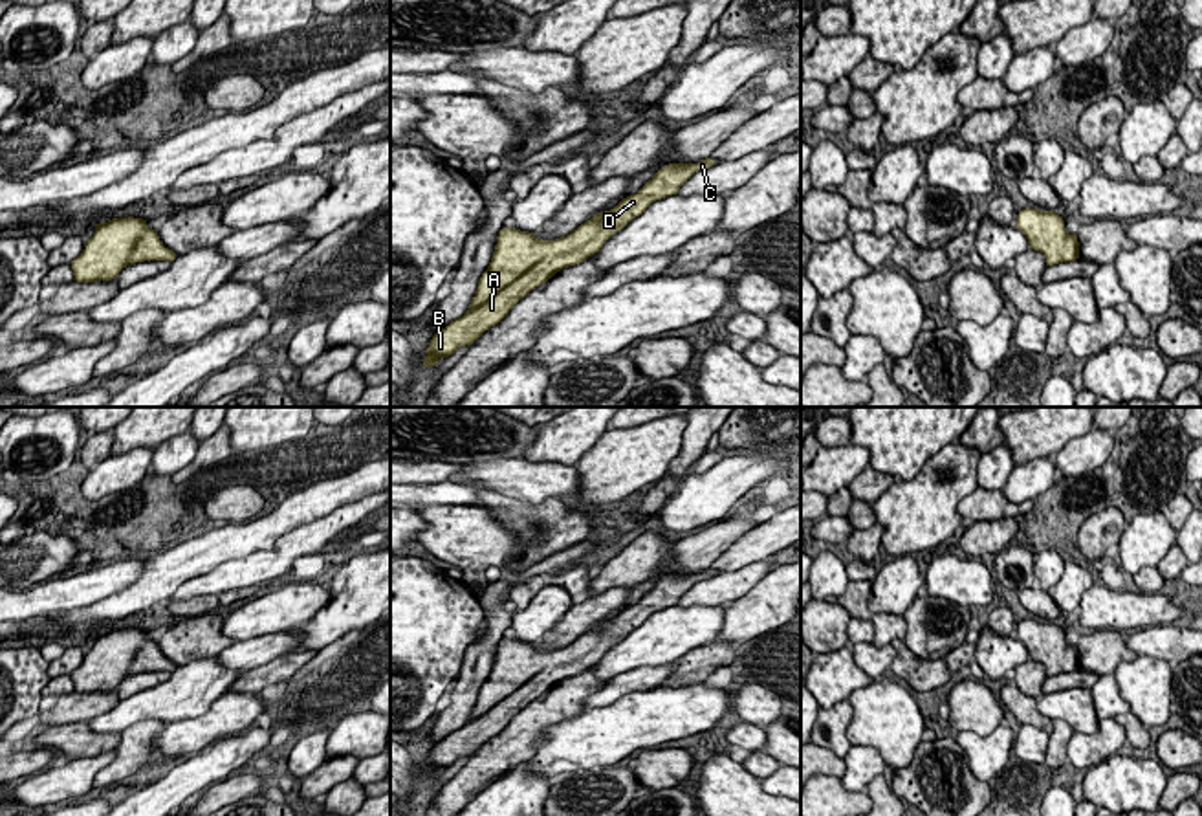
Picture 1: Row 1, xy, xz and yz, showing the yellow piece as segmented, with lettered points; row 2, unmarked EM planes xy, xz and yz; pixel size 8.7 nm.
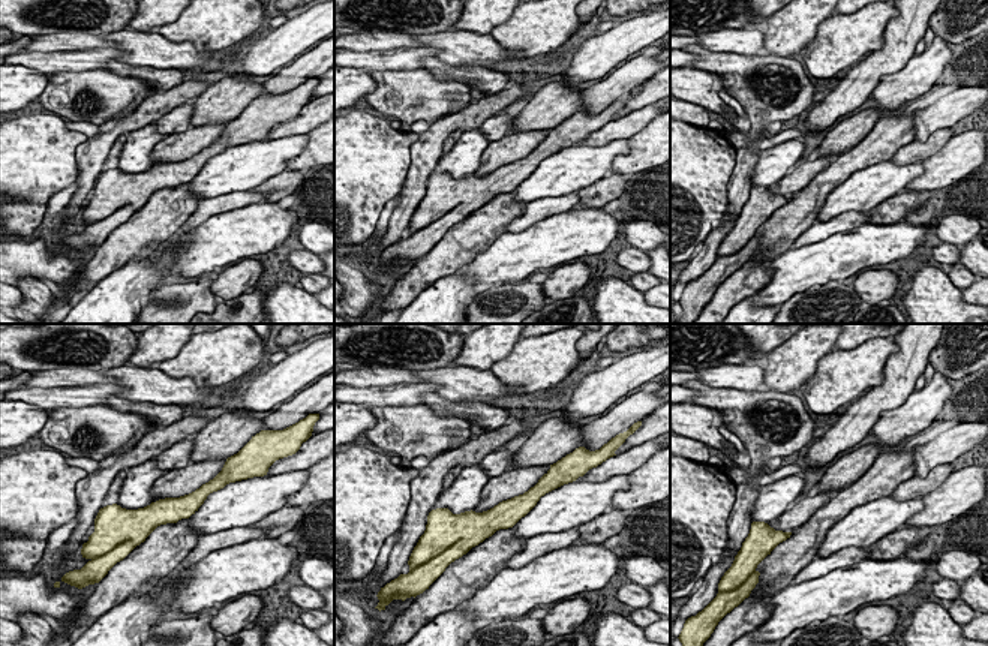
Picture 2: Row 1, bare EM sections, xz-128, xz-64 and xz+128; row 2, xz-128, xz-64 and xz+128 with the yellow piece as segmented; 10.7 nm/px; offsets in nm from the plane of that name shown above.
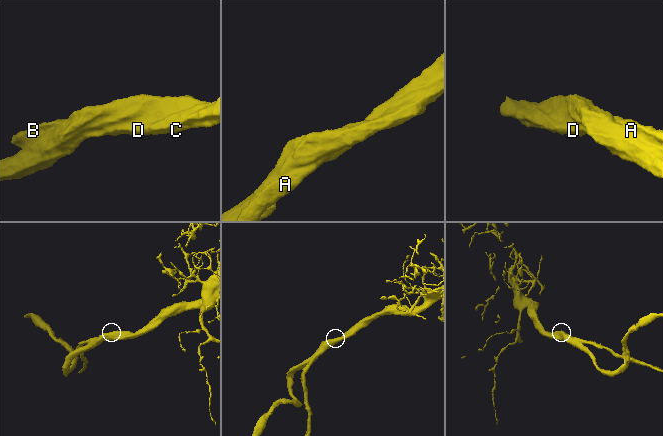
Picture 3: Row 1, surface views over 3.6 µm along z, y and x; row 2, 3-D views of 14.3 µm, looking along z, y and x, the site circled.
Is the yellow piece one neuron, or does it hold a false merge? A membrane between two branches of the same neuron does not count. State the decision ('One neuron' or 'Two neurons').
One neuron

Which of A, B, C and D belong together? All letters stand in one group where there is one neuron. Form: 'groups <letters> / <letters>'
groups A B C D

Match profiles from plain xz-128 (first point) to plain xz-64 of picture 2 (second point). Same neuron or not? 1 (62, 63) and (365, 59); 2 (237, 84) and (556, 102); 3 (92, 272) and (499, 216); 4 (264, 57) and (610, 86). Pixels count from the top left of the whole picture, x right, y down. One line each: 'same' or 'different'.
1: same
2: same
3: same
4: different

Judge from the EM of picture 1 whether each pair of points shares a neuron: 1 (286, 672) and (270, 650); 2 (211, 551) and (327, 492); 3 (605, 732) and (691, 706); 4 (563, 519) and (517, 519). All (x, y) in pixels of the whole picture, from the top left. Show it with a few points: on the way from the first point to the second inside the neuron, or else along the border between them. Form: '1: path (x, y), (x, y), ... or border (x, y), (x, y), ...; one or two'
1: border (297, 651), (286, 651), (244, 672); two
2: path (240, 540), (266, 530), (297, 510); one
3: path (627, 725), (636, 719), (669, 714); one
4: path (552, 519), (528, 519); one

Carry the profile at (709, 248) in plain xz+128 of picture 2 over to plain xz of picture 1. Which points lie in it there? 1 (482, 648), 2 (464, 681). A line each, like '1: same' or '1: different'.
1: same
2: same

